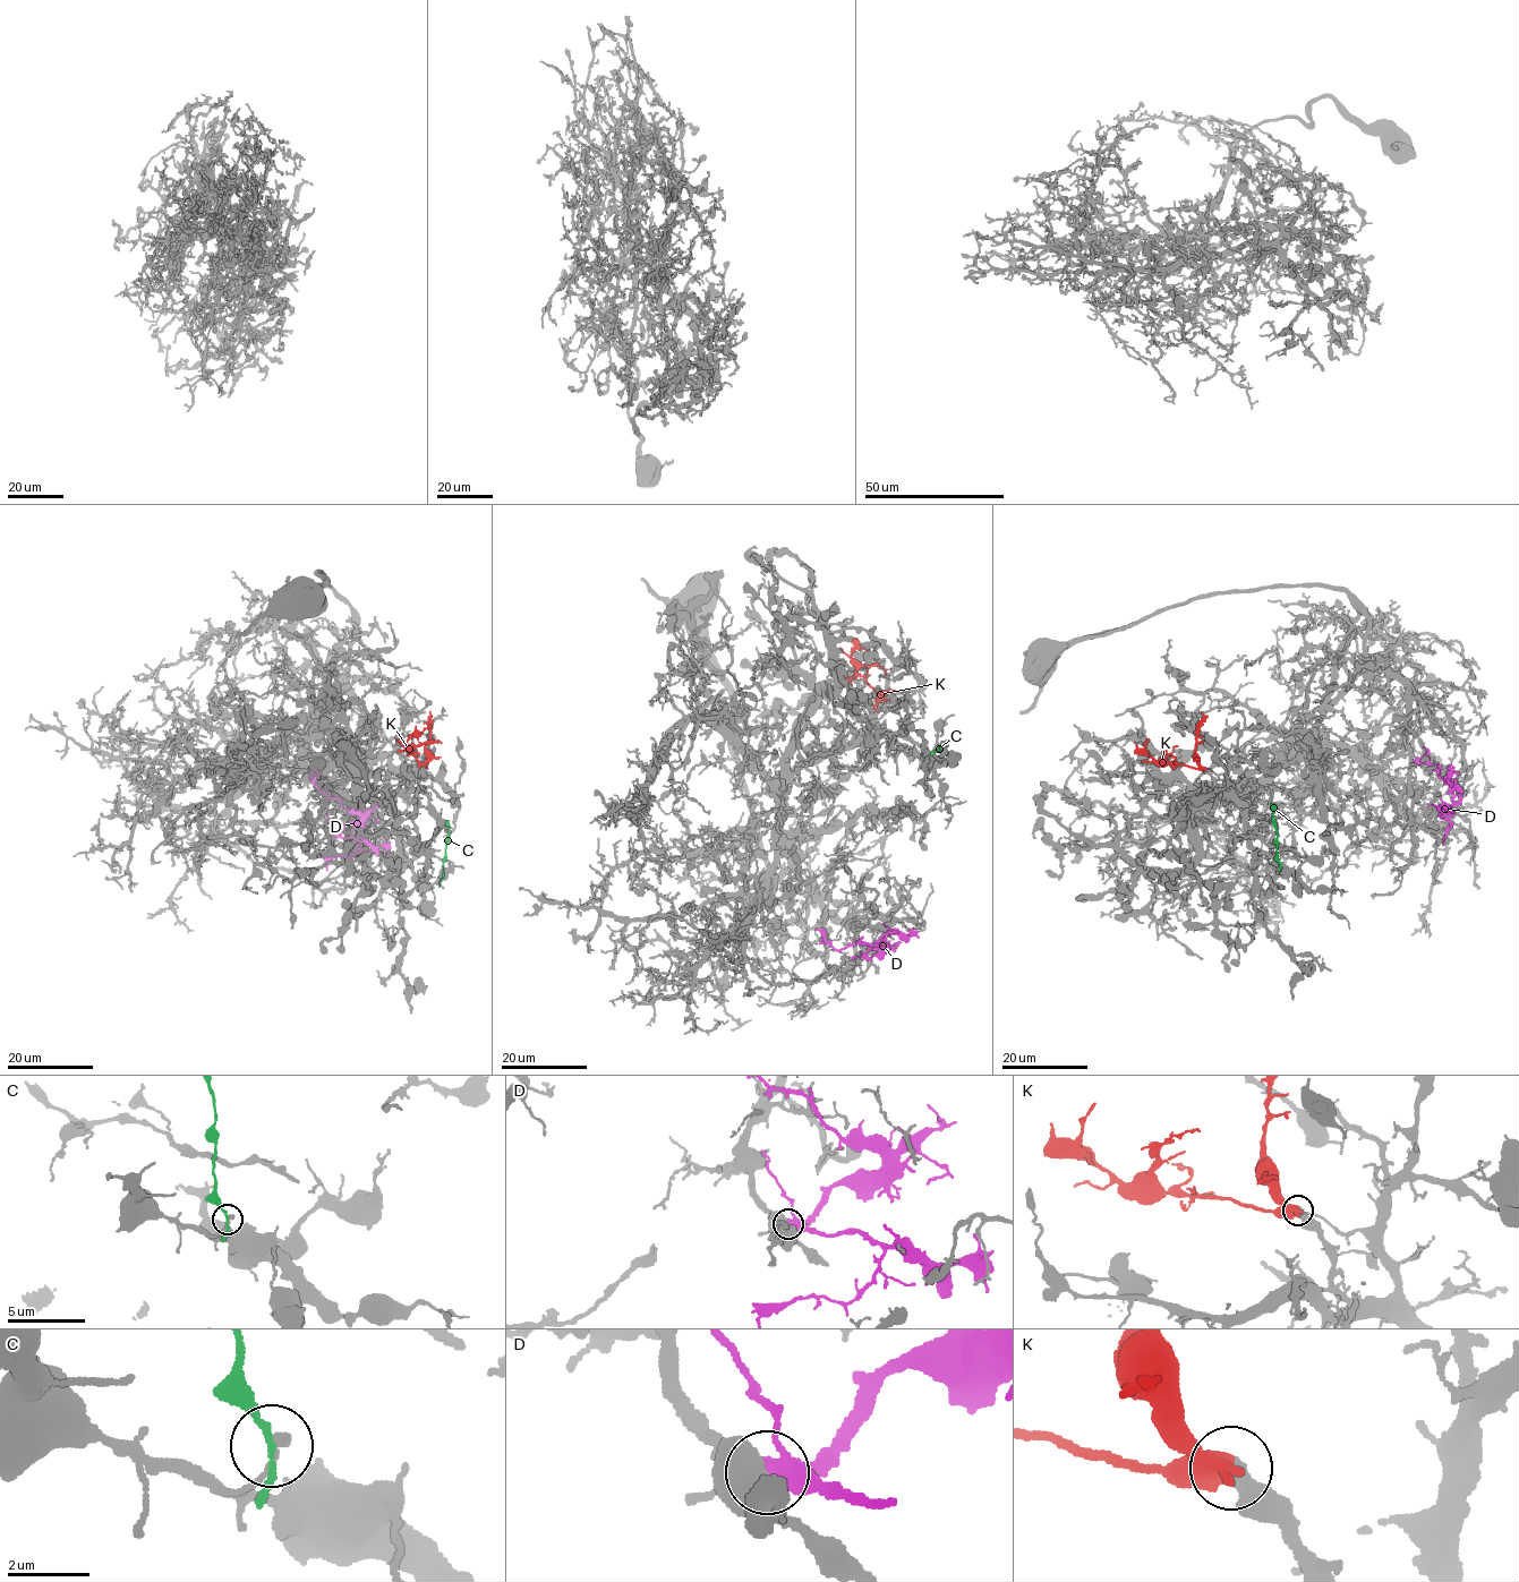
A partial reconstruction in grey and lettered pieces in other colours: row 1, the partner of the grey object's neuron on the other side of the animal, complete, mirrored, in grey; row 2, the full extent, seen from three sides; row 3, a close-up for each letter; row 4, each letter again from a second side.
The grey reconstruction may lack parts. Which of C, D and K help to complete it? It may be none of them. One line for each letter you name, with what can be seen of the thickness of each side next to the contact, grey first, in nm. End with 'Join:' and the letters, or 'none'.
K: calibres 400 and 480 nm
Join: K

